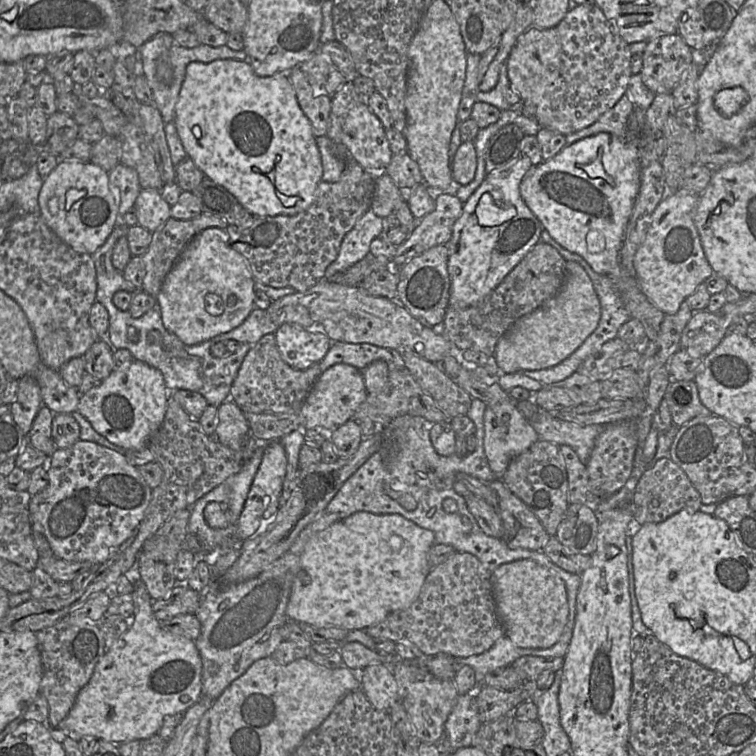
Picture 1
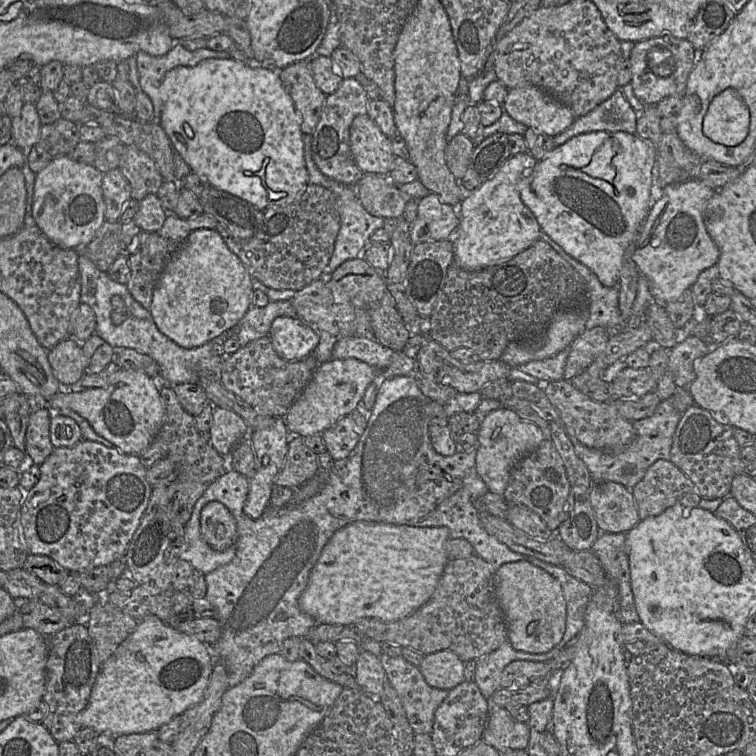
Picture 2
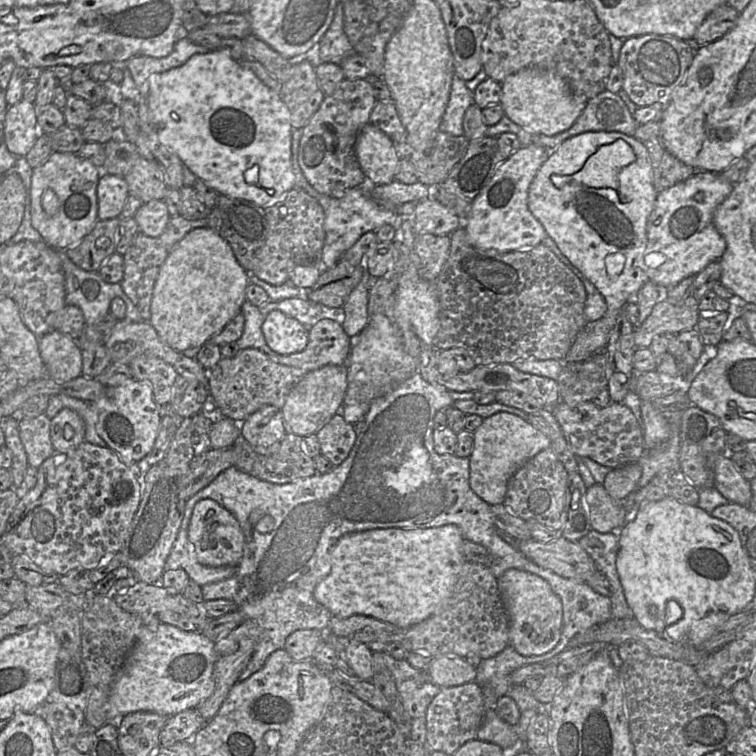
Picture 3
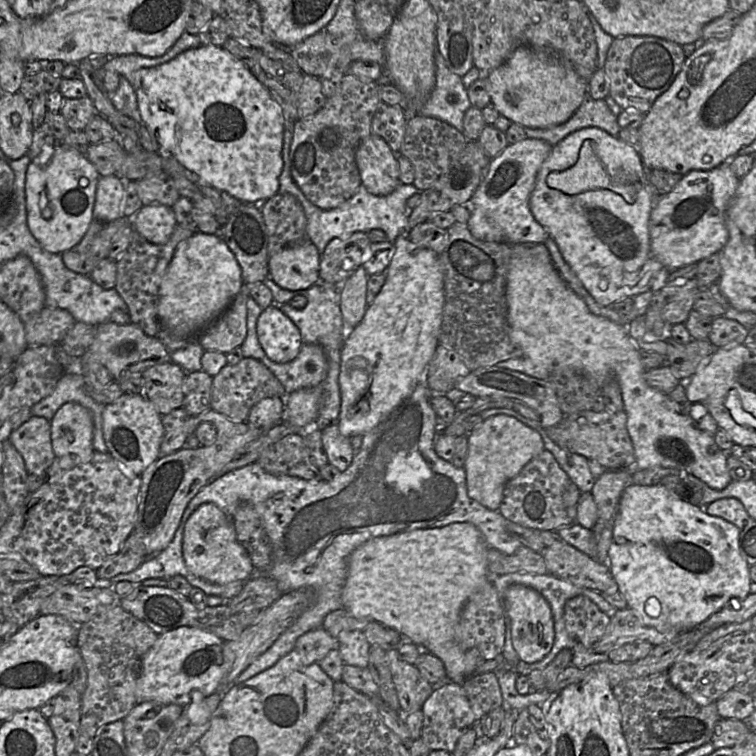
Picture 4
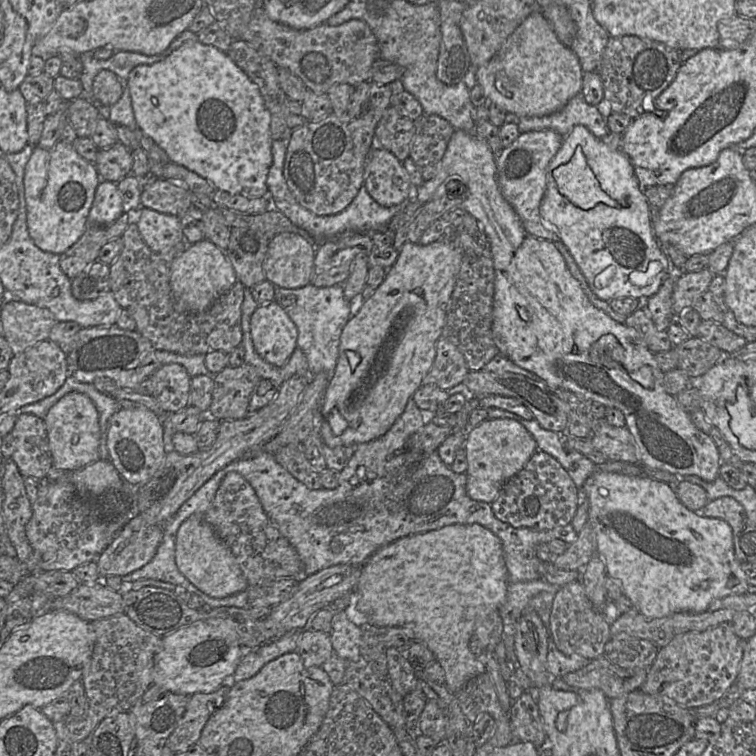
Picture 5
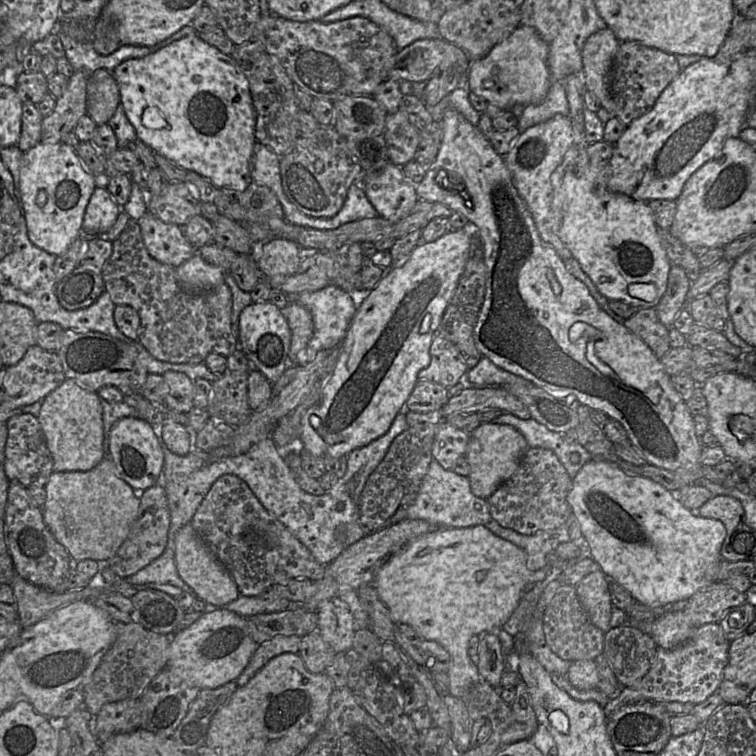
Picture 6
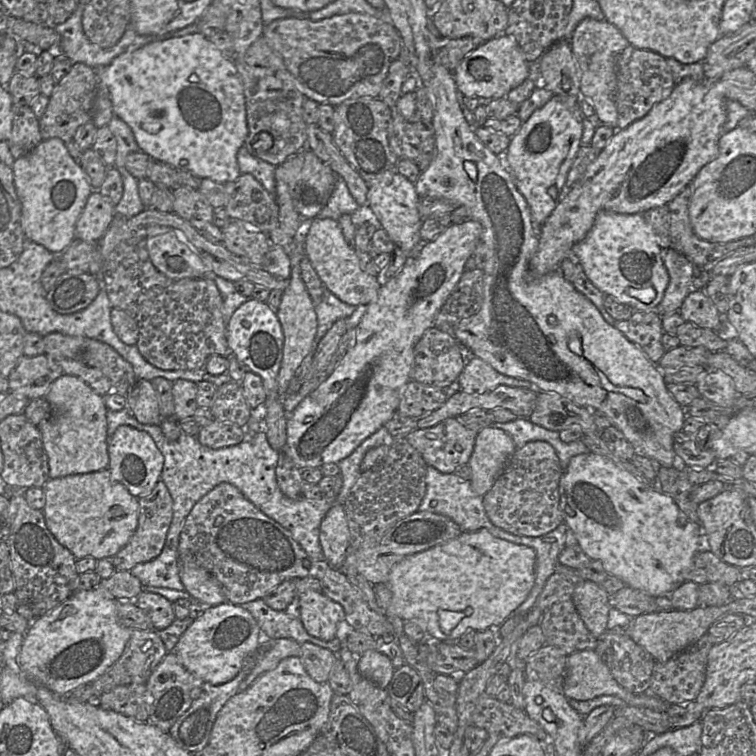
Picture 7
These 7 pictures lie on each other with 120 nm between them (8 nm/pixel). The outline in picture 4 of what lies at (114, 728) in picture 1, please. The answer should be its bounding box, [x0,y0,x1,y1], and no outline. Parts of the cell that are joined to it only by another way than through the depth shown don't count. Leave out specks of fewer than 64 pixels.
[135,626,224,707]

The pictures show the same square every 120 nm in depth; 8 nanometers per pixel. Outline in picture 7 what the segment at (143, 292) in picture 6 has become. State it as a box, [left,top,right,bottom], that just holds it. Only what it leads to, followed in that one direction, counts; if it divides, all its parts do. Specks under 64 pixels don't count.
[99,238,232,371]

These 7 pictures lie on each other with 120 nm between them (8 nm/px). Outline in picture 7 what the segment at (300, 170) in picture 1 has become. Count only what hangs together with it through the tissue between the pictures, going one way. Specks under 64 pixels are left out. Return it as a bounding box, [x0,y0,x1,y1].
[96,33,248,184]

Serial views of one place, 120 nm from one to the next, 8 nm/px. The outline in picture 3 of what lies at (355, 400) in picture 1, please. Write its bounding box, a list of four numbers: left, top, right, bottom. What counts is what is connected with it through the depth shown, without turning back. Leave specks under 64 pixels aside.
[281,365,347,437]

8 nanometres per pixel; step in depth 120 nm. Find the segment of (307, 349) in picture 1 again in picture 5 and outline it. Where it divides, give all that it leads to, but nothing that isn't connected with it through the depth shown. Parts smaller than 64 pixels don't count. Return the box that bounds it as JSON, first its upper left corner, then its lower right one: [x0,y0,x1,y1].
[250,302,298,367]

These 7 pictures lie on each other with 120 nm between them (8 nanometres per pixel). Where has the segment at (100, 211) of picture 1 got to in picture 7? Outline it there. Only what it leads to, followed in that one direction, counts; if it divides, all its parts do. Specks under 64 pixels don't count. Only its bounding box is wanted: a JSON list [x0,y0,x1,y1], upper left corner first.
[12,138,93,255]

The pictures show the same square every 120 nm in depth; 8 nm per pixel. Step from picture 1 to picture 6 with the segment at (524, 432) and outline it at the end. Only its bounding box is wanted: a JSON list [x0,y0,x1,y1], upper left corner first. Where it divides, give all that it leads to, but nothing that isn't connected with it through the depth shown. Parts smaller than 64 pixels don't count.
[465,422,528,499]

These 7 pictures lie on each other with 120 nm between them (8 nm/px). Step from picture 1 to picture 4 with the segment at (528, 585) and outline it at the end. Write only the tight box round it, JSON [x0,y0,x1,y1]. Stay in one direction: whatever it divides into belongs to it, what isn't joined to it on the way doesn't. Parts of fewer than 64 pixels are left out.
[505,584,555,663]

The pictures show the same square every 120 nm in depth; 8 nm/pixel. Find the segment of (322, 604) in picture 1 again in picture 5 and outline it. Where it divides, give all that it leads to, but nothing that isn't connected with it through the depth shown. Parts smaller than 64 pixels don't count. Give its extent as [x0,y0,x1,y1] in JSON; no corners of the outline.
[353,523,508,694]

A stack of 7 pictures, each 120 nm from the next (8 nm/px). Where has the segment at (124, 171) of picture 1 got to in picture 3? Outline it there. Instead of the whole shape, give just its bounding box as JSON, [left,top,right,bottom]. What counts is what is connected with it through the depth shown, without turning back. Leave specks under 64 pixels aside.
[97,173,129,220]

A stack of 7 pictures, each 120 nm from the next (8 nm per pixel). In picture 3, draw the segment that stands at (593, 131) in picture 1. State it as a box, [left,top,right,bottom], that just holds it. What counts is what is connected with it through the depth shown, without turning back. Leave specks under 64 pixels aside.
[538,90,639,150]

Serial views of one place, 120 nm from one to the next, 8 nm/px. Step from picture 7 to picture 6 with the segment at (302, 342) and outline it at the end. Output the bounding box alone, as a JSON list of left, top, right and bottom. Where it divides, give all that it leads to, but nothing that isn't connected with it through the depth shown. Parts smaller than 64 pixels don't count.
[281,302,314,369]

